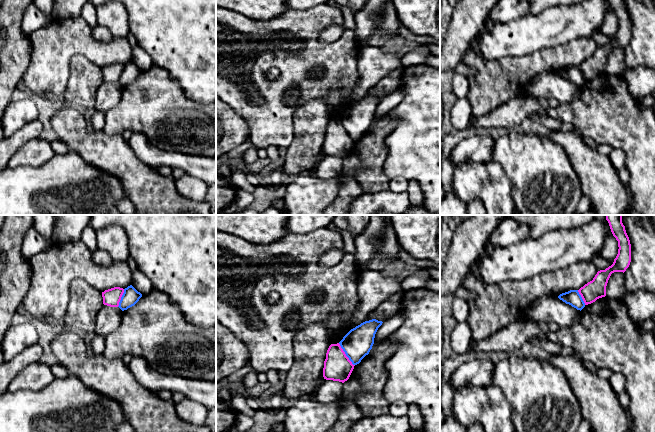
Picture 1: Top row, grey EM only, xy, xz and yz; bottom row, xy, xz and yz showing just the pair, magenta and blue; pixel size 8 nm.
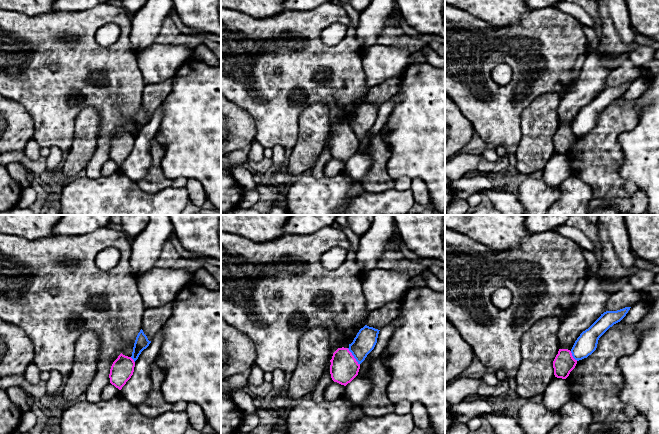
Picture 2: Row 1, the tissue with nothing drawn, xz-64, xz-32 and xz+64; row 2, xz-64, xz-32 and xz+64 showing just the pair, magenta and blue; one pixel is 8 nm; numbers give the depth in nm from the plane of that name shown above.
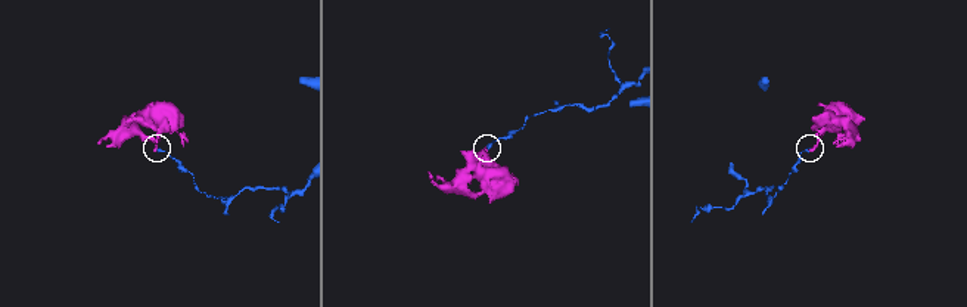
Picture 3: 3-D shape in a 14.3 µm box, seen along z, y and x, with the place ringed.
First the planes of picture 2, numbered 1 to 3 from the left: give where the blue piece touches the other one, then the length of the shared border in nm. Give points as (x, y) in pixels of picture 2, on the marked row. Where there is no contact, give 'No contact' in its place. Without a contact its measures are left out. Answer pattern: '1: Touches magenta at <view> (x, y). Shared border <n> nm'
1: Touches magenta at xz-64 (133, 360). Shared border 60 nm
2: Touches magenta at xz-32 (353, 356). Shared border 170 nm
3: Touches magenta at xz+64 (572, 356). Shared border 100 nm

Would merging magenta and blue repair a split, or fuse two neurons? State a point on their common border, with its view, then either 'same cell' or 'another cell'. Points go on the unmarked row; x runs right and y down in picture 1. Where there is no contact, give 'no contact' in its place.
contact xz (345, 130); another cell

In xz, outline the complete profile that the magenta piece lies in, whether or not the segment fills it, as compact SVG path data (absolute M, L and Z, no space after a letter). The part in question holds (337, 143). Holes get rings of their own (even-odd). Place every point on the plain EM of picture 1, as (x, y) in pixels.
M339 119L331 120L324 137L323 153L326 156L344 159L349 155L354 142Z

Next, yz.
M609 0L613 12L618 17L618 30L611 42L597 48L592 57L581 63L578 68L585 81L606 72L606 62L612 49L625 48L631 38L631 20L623 0Z

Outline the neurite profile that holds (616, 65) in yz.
M612 49L606 62L606 73L609 75L623 75L626 70L627 66L624 56L624 49Z

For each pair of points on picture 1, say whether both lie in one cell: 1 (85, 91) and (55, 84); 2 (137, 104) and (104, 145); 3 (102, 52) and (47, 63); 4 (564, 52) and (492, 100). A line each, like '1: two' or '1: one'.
1: two
2: two
3: one
4: one

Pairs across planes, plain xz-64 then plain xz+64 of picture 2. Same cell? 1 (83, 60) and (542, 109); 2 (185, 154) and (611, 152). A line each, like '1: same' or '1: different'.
1: different
2: different

